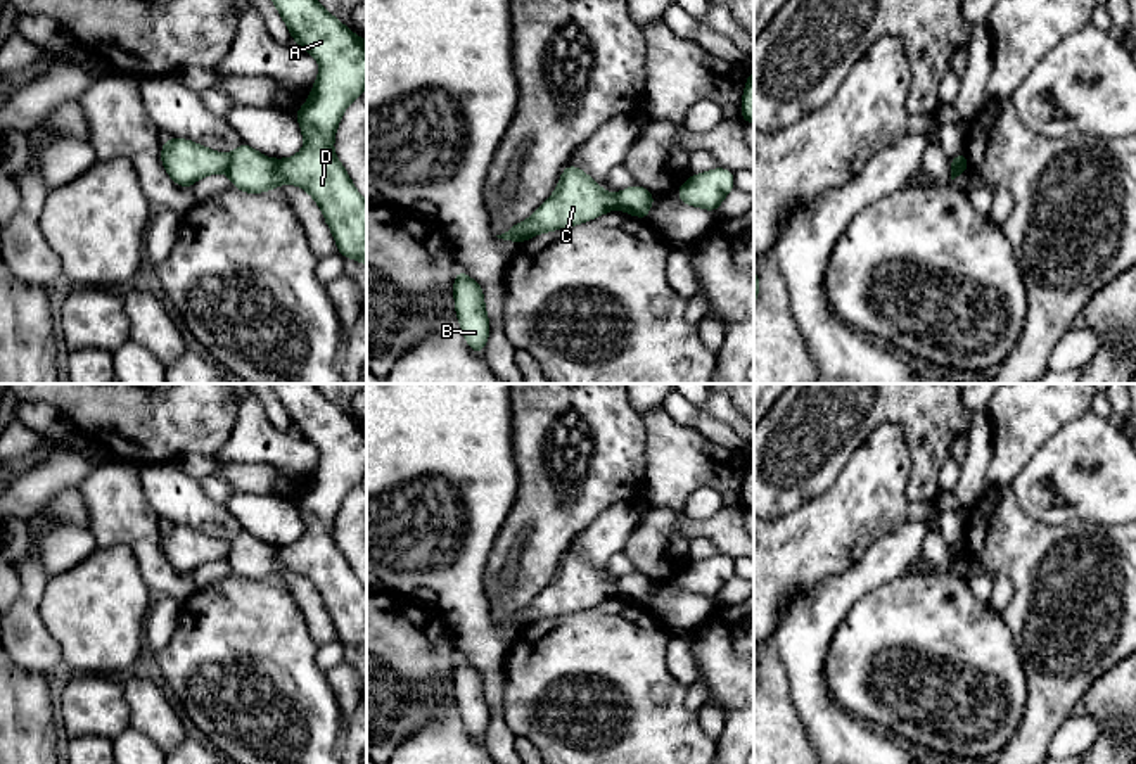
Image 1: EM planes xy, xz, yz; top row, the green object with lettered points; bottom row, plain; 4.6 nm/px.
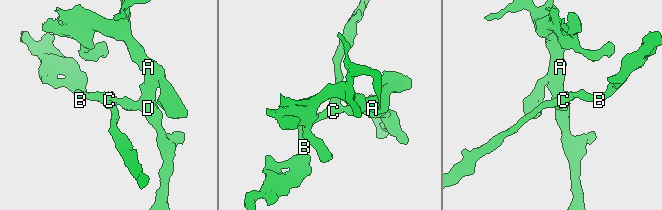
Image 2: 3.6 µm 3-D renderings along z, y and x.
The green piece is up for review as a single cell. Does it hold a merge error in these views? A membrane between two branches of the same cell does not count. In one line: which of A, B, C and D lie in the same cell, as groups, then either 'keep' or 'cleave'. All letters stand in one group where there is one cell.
A D / B C | cleave

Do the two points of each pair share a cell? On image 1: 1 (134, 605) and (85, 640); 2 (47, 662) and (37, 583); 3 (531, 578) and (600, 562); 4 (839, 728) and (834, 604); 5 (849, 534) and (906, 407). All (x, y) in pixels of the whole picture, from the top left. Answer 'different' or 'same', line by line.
1: same
2: same
3: different
4: same
5: different

